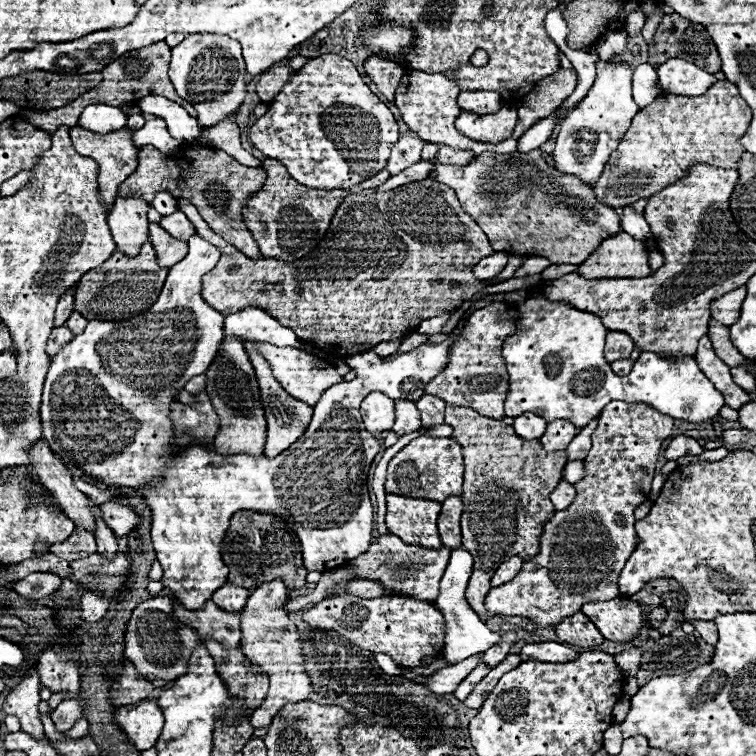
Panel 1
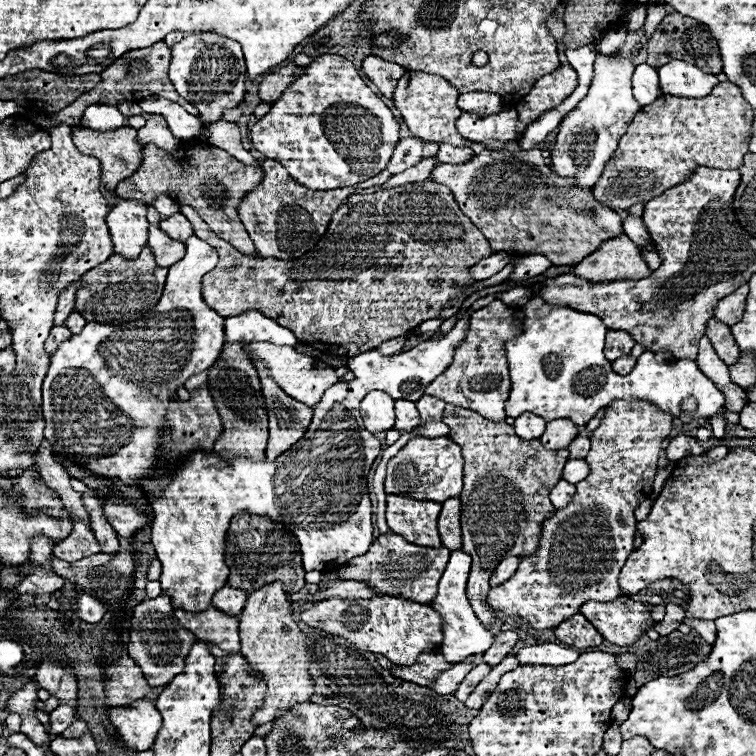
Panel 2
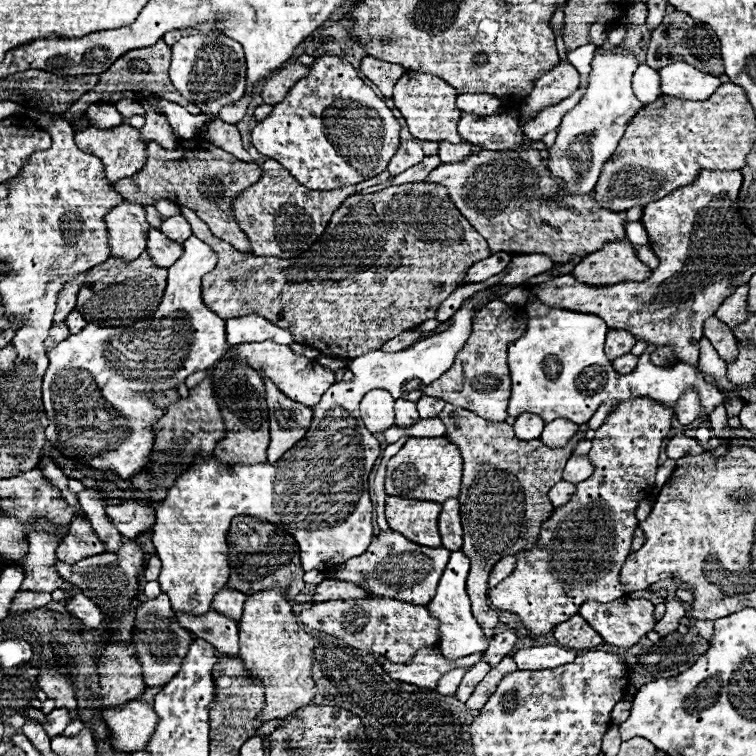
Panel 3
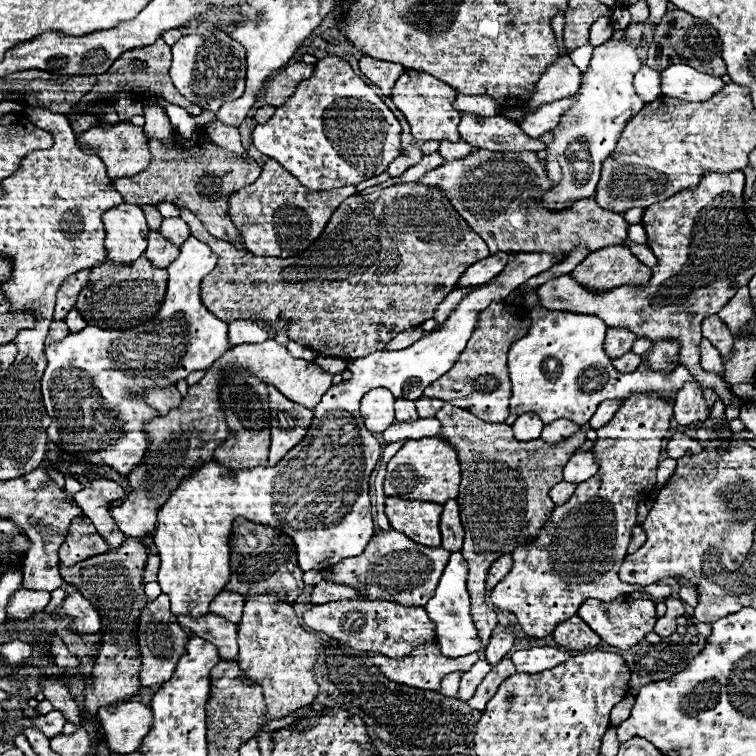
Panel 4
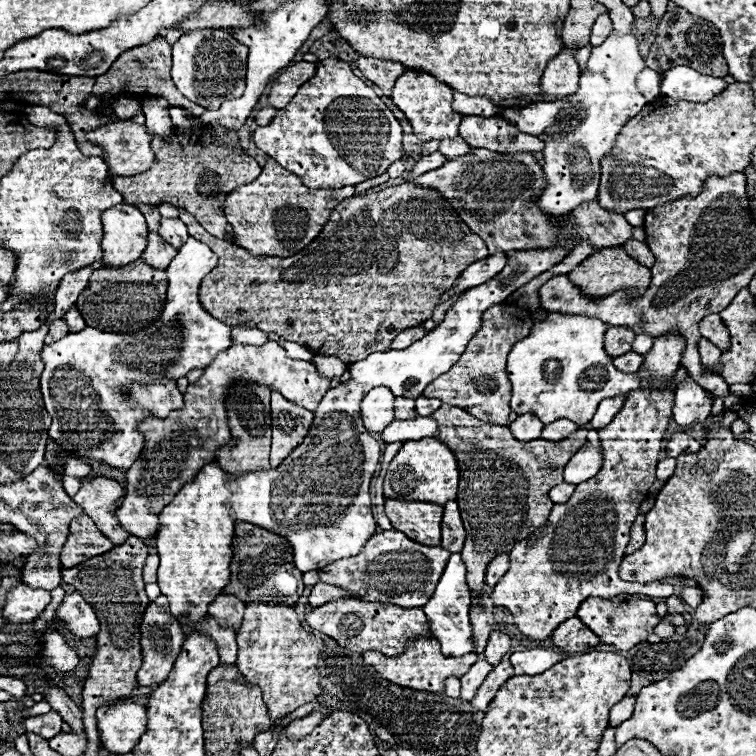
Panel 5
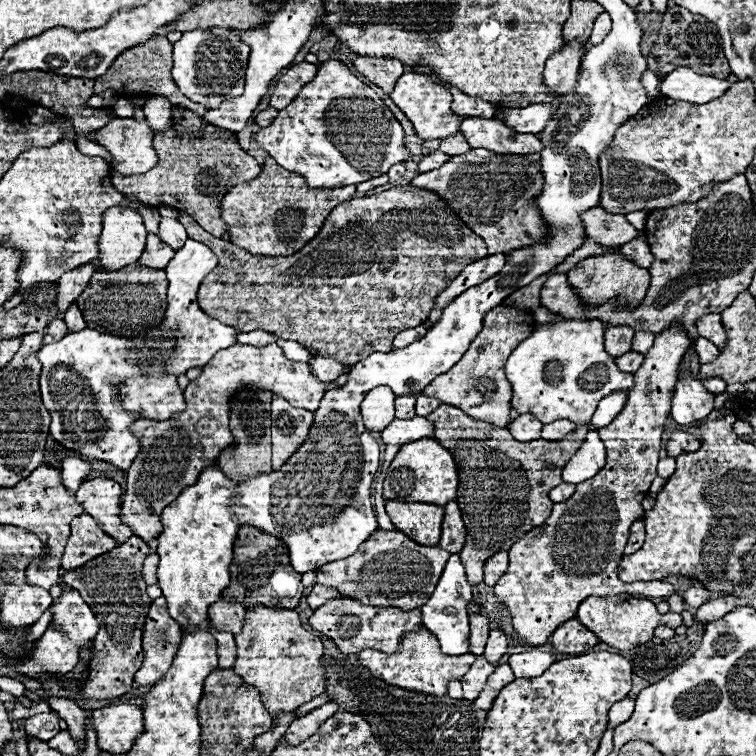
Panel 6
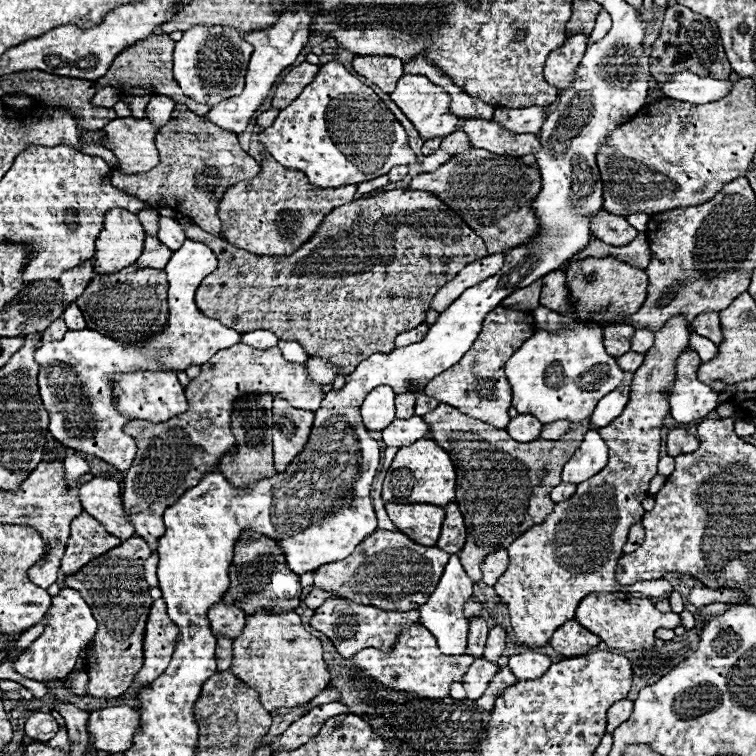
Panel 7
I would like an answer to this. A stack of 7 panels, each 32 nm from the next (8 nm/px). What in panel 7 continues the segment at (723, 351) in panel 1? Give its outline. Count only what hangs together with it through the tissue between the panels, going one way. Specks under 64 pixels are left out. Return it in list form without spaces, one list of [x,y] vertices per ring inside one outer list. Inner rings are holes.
[[[702,312],[692,320],[692,330],[698,332],[700,336],[712,340],[712,342],[720,342],[722,340],[722,330],[720,330],[720,318],[718,312]]]

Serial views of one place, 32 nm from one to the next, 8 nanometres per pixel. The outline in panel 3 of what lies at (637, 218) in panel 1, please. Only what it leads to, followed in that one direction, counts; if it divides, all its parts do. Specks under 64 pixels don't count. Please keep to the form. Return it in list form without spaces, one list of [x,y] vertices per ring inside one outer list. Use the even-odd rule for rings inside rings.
[[[626,222],[626,238],[638,246],[648,244],[648,234],[646,234],[642,222]]]

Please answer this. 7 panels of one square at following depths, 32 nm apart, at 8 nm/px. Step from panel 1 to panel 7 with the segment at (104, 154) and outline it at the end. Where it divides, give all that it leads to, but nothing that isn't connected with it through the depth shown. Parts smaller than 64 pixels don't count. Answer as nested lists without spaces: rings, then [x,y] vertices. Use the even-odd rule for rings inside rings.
[[[148,116],[116,118],[102,130],[108,134],[108,144],[118,158],[120,172],[138,174],[158,164],[158,150],[154,146],[158,126],[154,126]]]

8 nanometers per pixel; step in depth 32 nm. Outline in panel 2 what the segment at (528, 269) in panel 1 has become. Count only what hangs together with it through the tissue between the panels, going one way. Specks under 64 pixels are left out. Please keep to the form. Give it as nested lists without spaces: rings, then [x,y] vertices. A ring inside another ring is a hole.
[[[528,254],[528,256],[518,256],[512,274],[504,280],[504,282],[520,282],[520,280],[528,280],[532,276],[538,276],[542,272],[546,272],[552,266],[552,262],[546,256],[540,254]]]

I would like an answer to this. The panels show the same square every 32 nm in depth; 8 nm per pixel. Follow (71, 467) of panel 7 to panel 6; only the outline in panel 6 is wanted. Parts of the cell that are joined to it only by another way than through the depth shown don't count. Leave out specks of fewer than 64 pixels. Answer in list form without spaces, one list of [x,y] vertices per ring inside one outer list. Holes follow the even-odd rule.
[[[68,456],[62,462],[62,476],[66,478],[66,484],[70,484],[70,490],[76,490],[80,486],[80,480],[90,472],[90,464],[84,462],[78,456]]]

